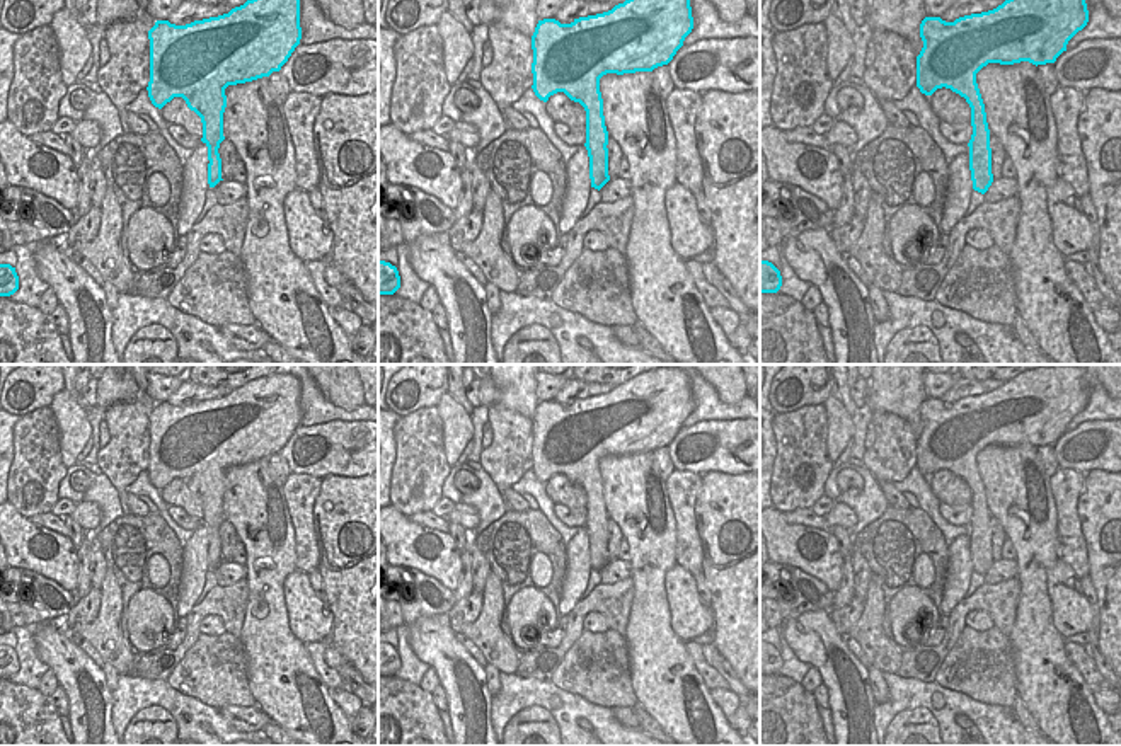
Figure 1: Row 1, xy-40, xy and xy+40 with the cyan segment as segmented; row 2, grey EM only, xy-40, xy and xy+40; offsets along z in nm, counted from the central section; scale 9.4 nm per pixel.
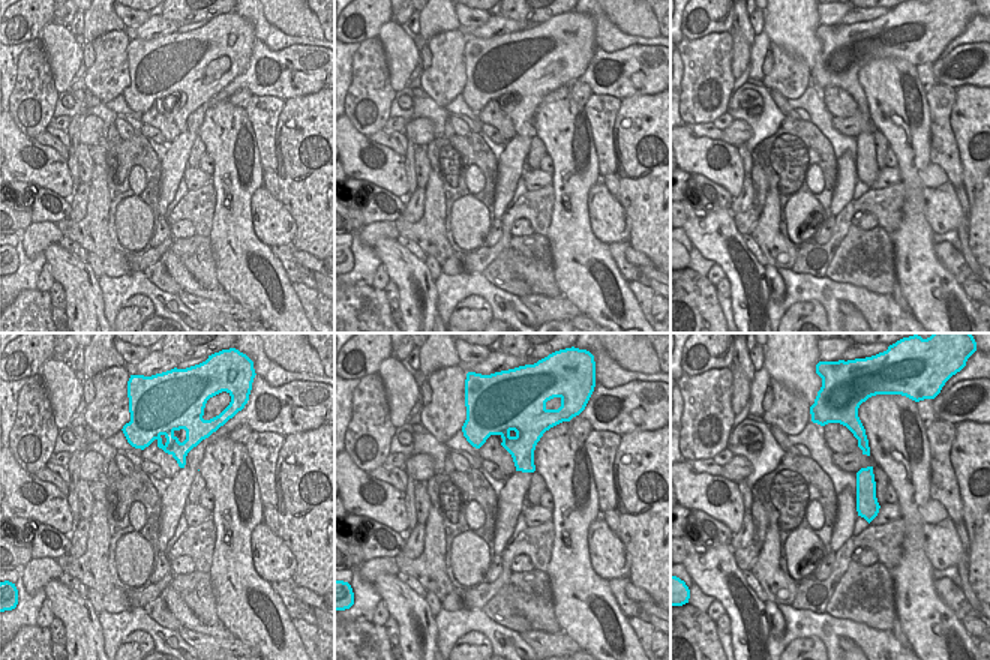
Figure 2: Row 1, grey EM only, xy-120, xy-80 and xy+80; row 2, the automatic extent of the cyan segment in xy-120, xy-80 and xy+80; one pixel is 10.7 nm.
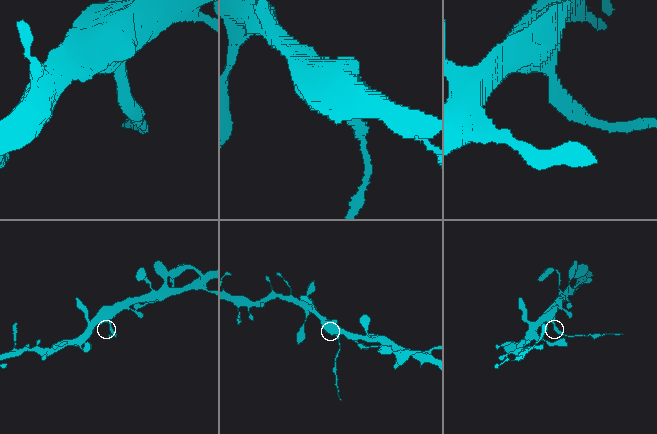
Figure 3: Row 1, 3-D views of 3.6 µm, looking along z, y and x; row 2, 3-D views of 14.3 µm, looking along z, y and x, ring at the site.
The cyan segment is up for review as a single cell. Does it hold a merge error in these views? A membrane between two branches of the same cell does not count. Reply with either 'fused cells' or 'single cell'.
fused cells

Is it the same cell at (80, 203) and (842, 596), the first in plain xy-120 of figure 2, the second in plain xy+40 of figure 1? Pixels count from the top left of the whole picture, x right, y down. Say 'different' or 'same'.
different

